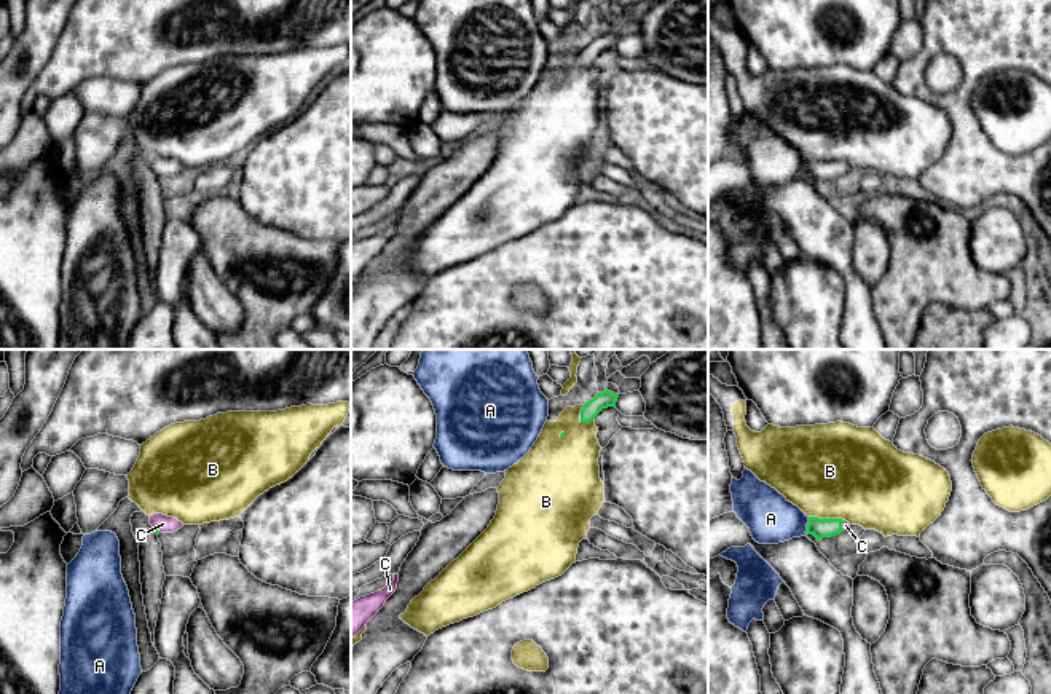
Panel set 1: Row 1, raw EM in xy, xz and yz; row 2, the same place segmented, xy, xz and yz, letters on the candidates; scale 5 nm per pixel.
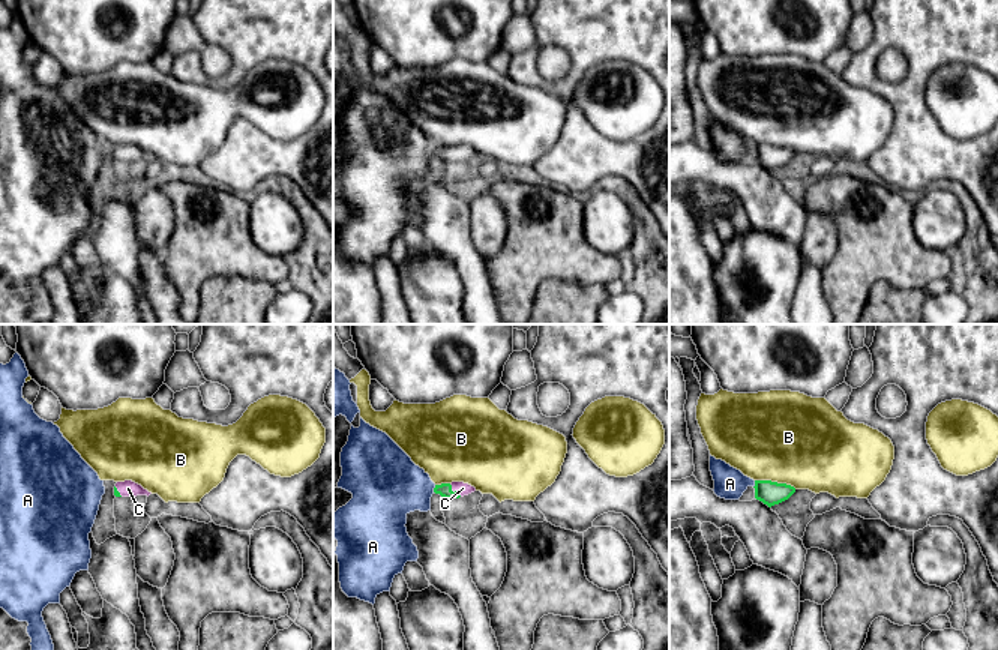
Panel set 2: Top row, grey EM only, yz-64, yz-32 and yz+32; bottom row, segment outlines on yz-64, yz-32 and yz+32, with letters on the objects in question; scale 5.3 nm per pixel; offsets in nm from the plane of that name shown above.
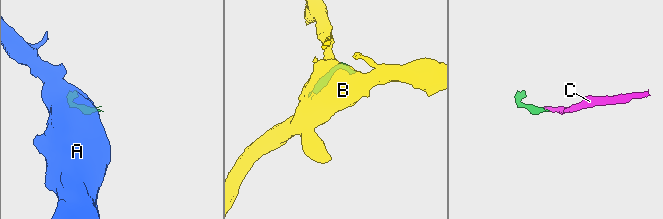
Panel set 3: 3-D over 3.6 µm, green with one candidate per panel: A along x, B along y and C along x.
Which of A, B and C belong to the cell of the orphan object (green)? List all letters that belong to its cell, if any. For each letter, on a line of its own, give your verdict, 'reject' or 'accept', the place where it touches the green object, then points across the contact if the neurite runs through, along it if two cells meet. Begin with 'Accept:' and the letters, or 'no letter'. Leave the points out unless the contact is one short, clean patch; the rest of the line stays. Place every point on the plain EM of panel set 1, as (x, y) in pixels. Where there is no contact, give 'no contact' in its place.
Accept: C
A: reject; contact yz (807, 168); border yz (809, 160), (806, 176)
B: reject; contact yz (828, 161)
C: accept; contact yz (841, 168); way yz (820, 171), (841, 168), (846, 168)

